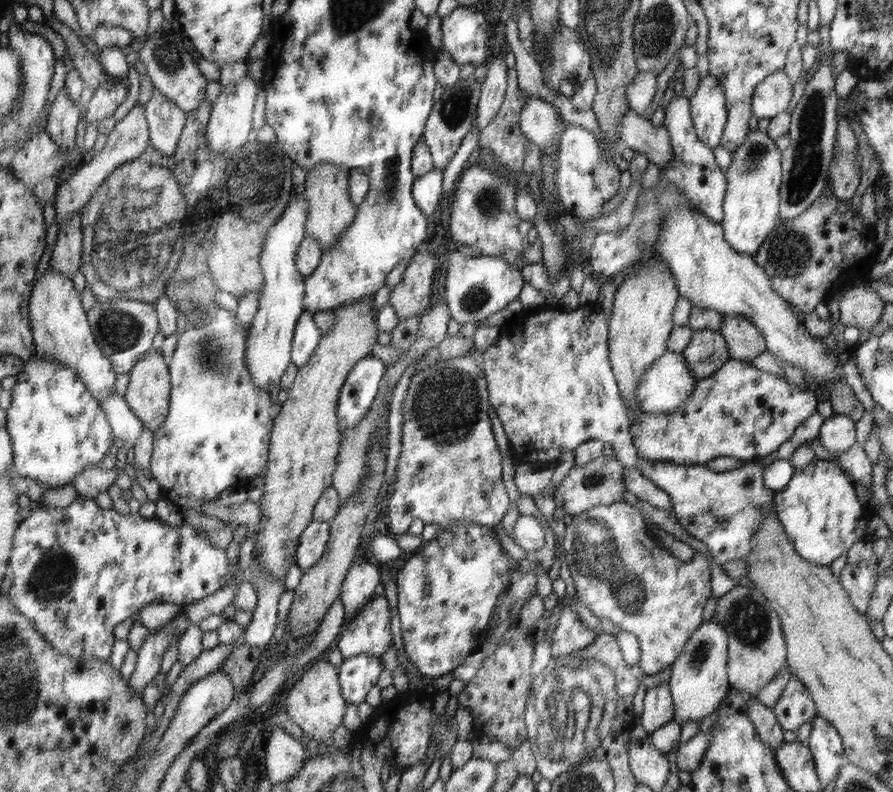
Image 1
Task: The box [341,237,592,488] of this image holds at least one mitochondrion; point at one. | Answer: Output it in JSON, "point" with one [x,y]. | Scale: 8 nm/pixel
{"point":[446,406]}

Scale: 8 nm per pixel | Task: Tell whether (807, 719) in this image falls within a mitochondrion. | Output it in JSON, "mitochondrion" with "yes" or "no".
{"mitochondrion":"no"}

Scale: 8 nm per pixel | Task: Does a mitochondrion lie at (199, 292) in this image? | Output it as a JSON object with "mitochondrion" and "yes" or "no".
{"mitochondrion":"yes"}

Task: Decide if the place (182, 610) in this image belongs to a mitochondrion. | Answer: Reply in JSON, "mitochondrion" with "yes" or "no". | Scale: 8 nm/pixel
{"mitochondrion":"no"}

